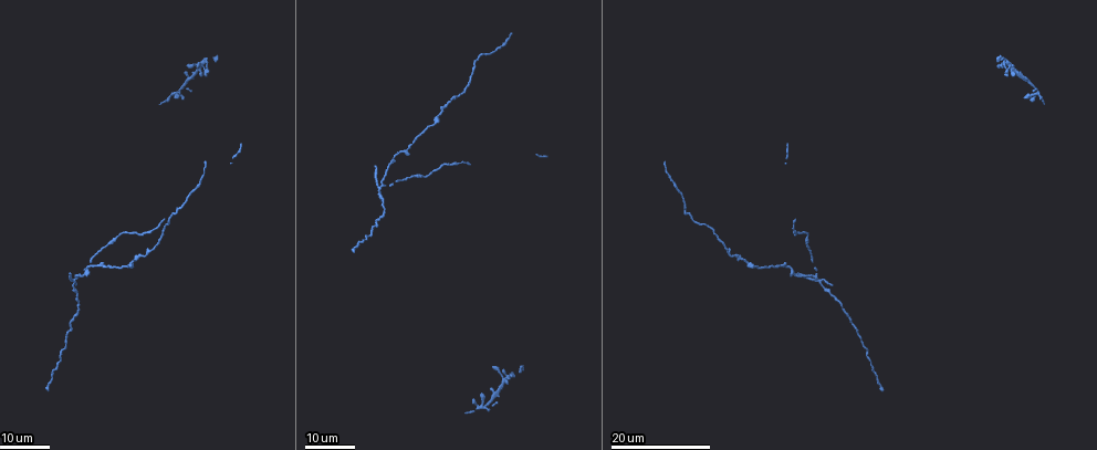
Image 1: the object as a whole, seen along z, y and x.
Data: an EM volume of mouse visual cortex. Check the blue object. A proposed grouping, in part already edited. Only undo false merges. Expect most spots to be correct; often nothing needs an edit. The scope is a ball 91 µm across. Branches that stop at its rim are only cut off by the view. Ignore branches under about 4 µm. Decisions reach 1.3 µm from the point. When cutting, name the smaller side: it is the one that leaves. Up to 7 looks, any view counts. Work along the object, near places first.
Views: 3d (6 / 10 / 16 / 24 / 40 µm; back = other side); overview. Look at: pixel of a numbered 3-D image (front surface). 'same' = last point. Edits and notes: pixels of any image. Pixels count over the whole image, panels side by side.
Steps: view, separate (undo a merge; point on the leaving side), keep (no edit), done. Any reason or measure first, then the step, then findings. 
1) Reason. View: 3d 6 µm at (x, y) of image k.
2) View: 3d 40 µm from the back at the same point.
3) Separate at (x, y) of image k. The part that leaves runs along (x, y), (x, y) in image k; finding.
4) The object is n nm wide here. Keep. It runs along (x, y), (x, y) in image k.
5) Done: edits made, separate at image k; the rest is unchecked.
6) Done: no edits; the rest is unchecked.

Three arms meet. View: 3d 16 µm at (99, 264) of image 1.

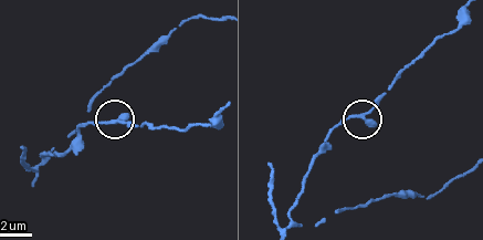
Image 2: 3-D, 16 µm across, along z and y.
View: 3d 10 µm at (358, 115) of image 2.

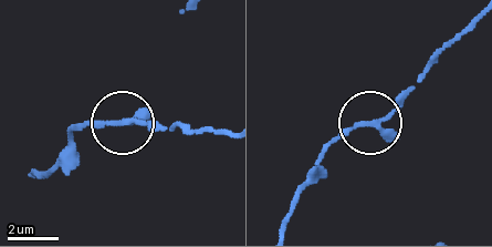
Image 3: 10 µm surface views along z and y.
Keep. It runs along (30, 173), (48, 171), (90, 123), (170, 129) in image 3; one neuron here.

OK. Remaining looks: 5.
Calibre changes. View: 3d 16 µm at (433, 123) of image 1.

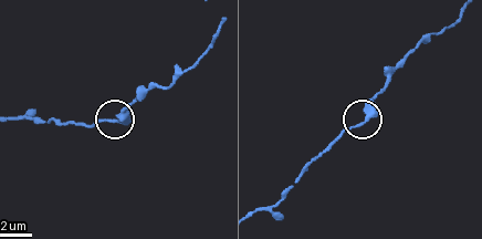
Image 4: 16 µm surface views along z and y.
Zoom in. View: 3d 10 µm at (112, 122) of image 4.

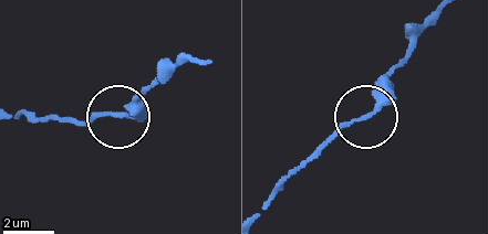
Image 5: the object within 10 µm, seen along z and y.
Keep. It runs along (262, 206), (369, 112), (385, 81), (408, 57) in image 5; one neuron here.

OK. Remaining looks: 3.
A narrow waist. View: 3d 16 µm at (145, 256) of image 1.

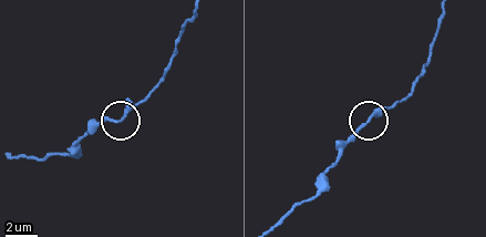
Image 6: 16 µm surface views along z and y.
View: 3d 6 µm at (119, 121) of image 6.

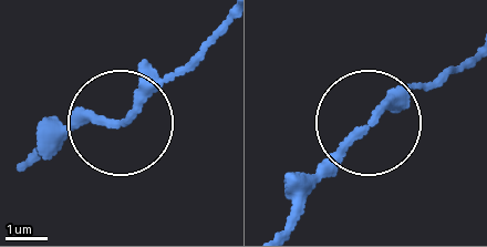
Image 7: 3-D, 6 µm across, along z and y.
Keep. All the same neuron.

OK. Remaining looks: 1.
Done: no edits; the rest is unchecked.

